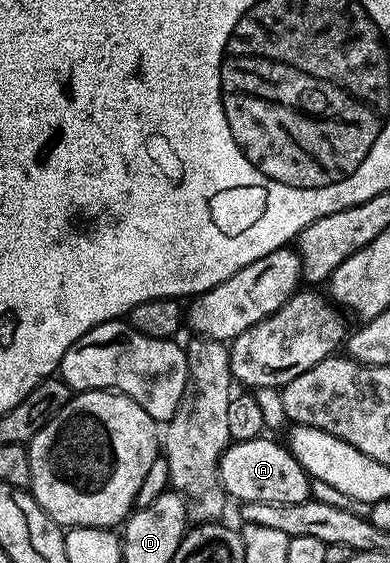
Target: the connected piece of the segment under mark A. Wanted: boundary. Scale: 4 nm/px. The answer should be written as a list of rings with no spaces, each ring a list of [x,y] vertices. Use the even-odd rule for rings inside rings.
[[[268,436],[255,437],[253,440],[232,442],[226,452],[223,453],[219,461],[219,481],[223,485],[223,490],[236,502],[265,502],[265,503],[301,503],[310,500],[310,482],[304,468],[297,463],[291,450],[282,442],[275,442]]]

